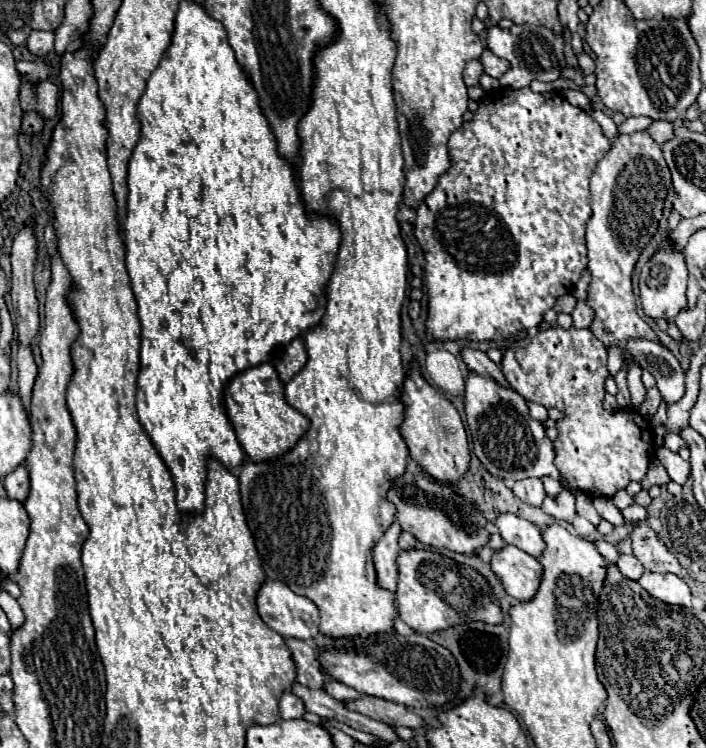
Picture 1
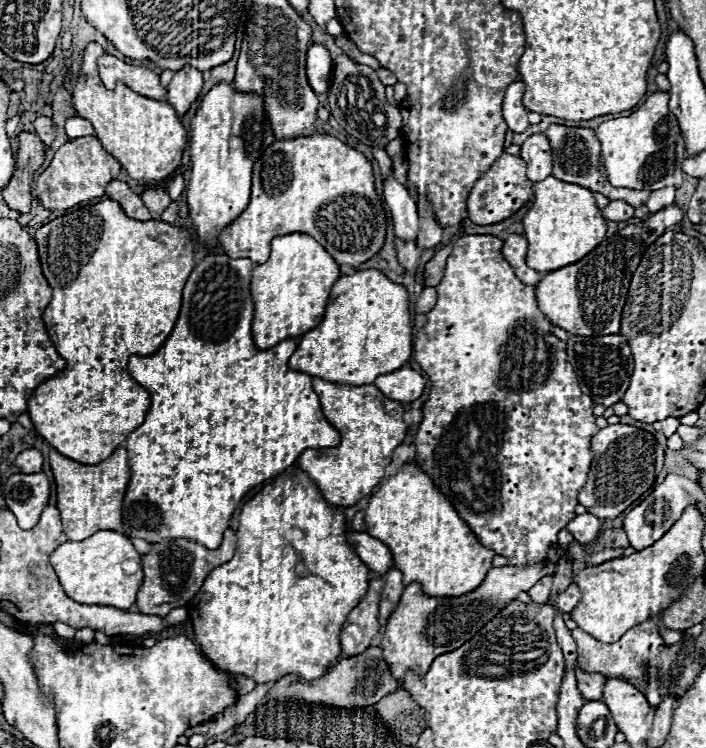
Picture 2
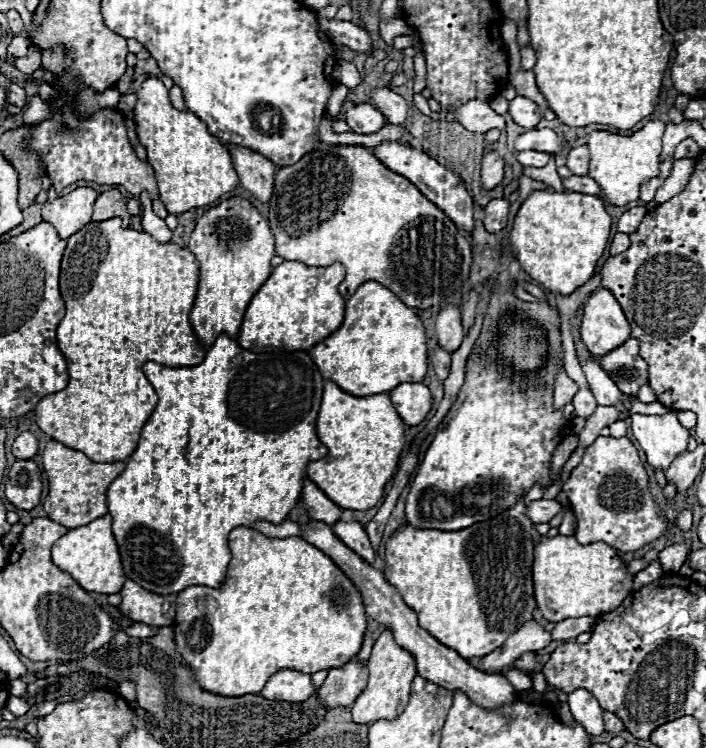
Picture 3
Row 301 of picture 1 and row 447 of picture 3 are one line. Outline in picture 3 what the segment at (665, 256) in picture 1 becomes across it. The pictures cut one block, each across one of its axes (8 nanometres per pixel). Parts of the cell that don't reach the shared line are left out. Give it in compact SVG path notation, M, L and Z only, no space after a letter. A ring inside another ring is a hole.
M676 412L664 416L632 414L632 432L654 470L666 470L680 452L686 452L688 430L676 420Z

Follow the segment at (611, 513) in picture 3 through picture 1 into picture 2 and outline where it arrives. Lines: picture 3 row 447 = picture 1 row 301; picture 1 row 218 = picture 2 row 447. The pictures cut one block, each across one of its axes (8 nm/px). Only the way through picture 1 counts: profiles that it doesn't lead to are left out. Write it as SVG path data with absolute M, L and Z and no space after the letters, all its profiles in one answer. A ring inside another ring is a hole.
M628 424L602 428L592 438L590 450L594 452L594 460L588 472L588 480L578 494L578 502L602 520L614 520L618 514L622 514L654 484L658 472L662 470L664 452L656 438L650 432Z

